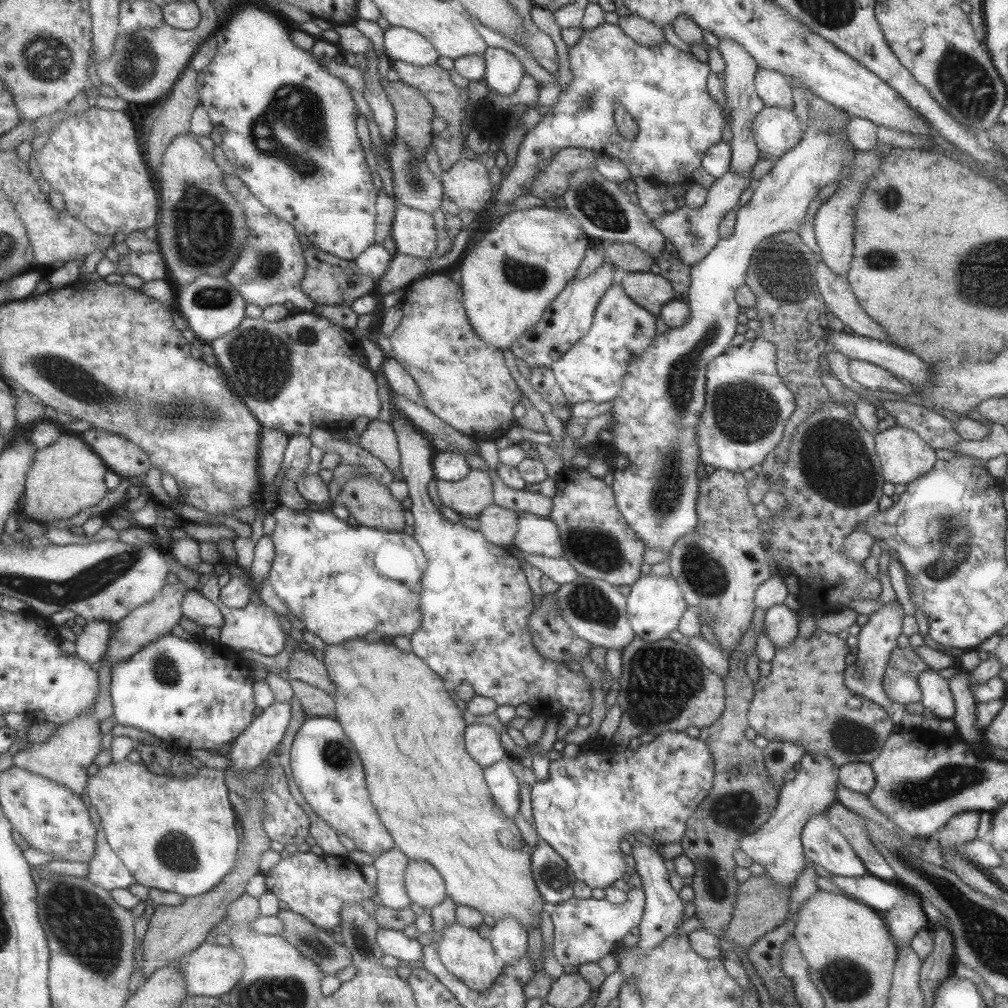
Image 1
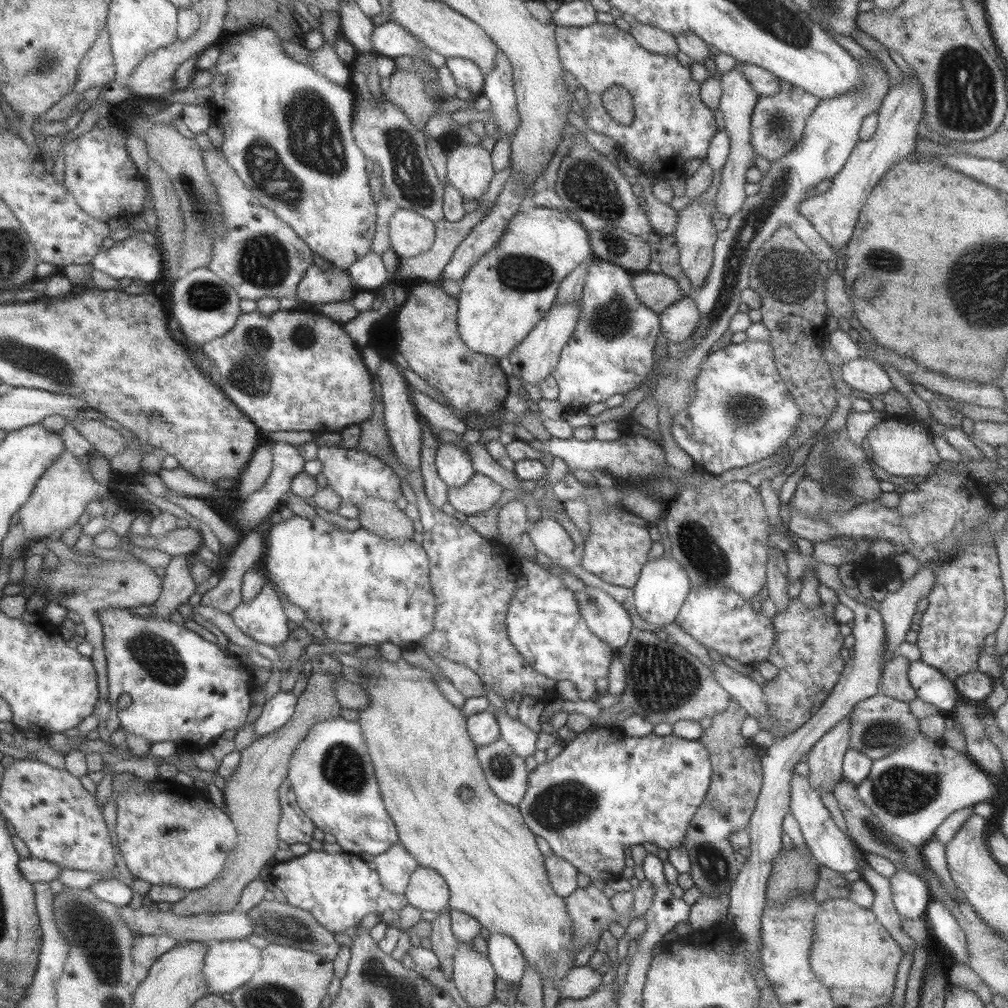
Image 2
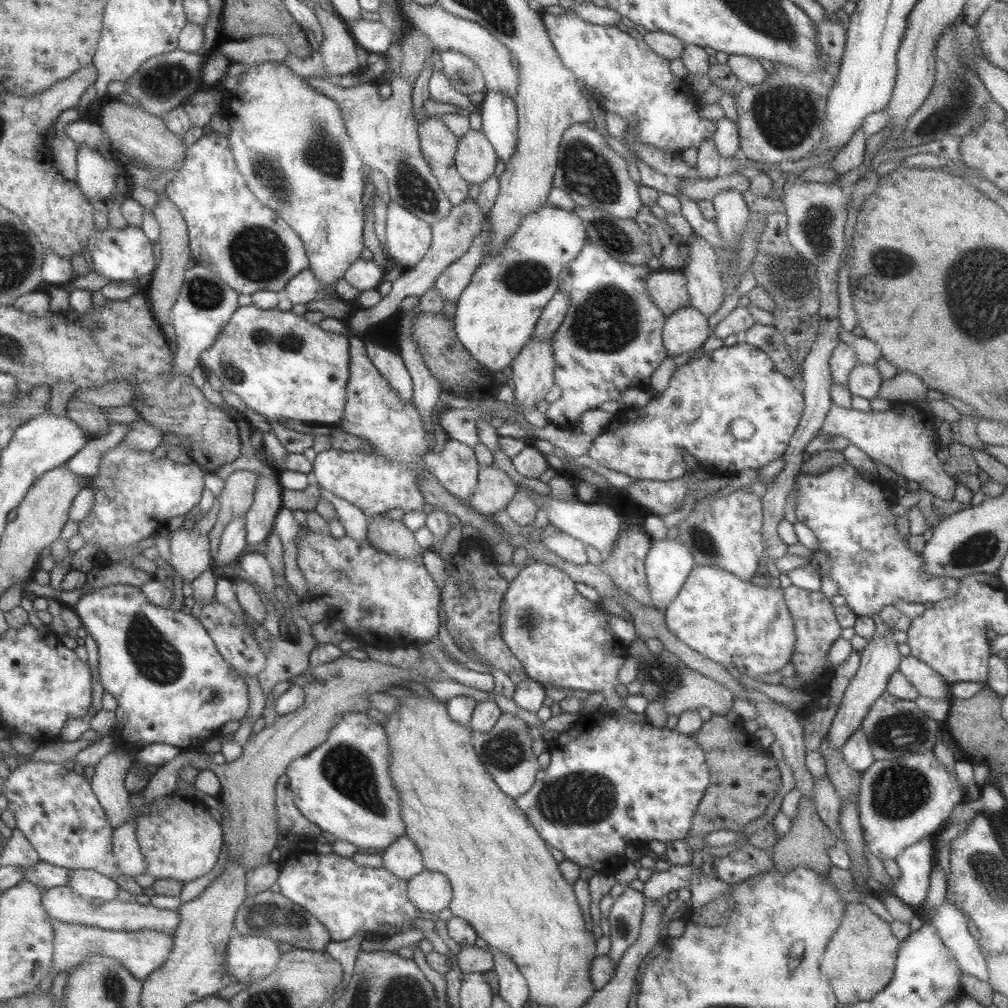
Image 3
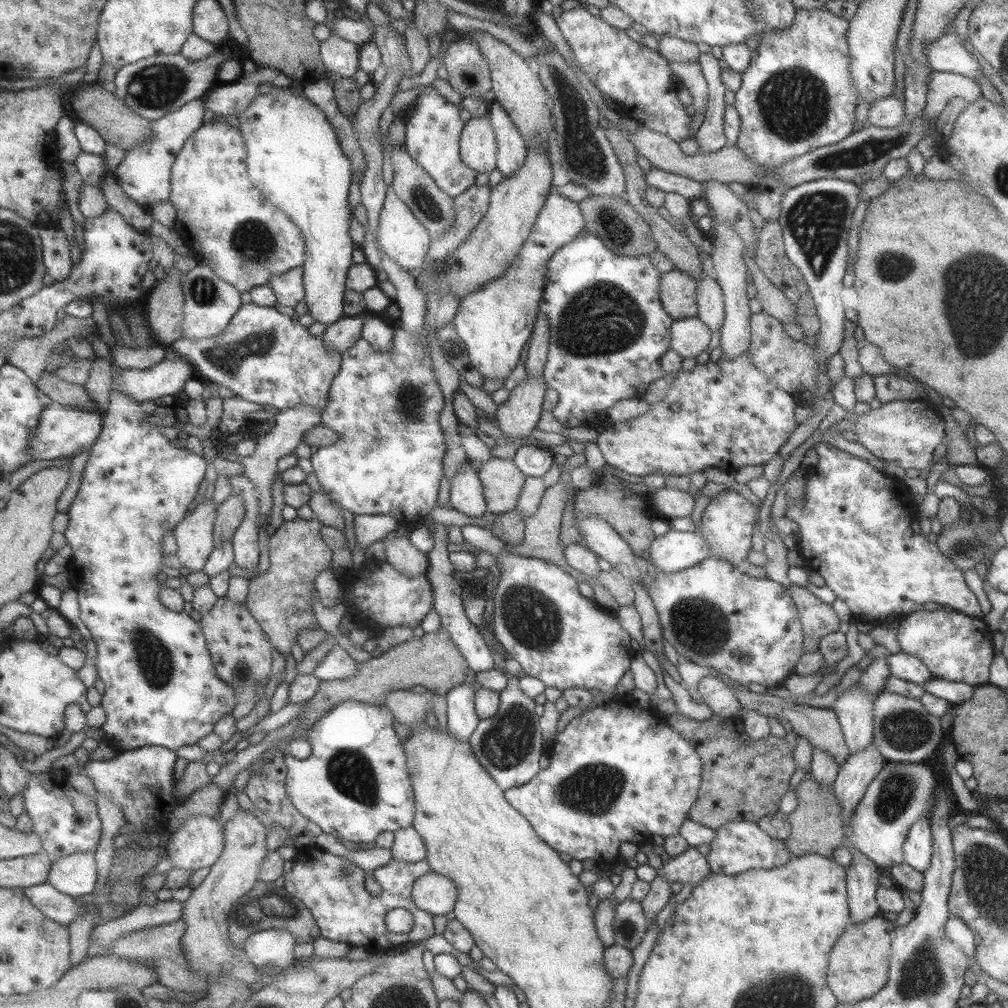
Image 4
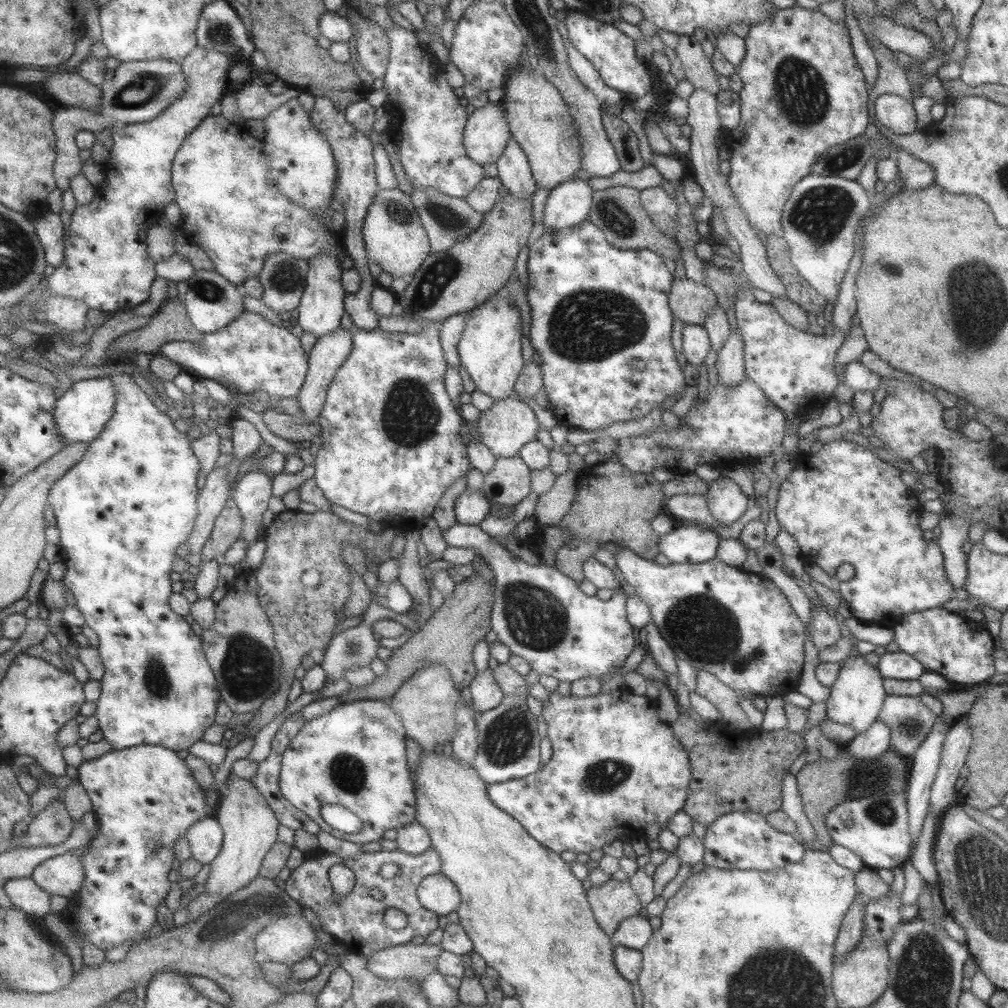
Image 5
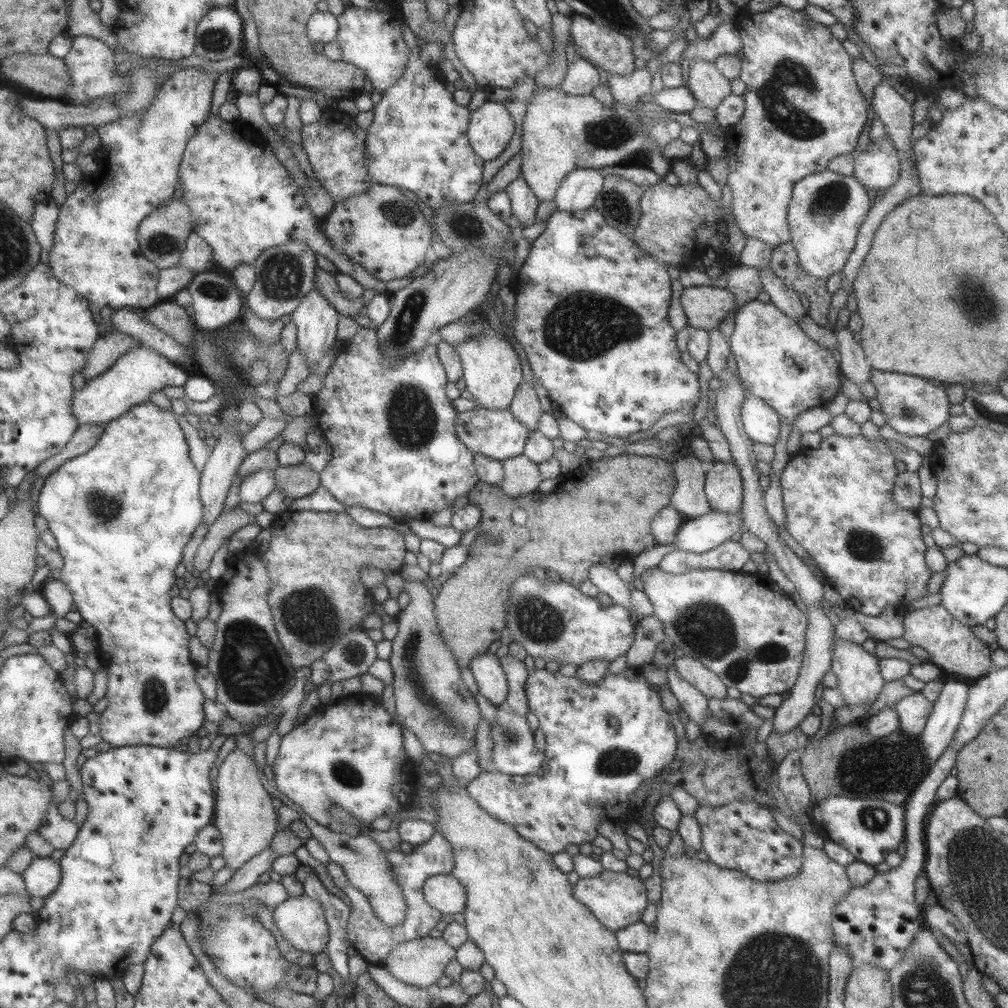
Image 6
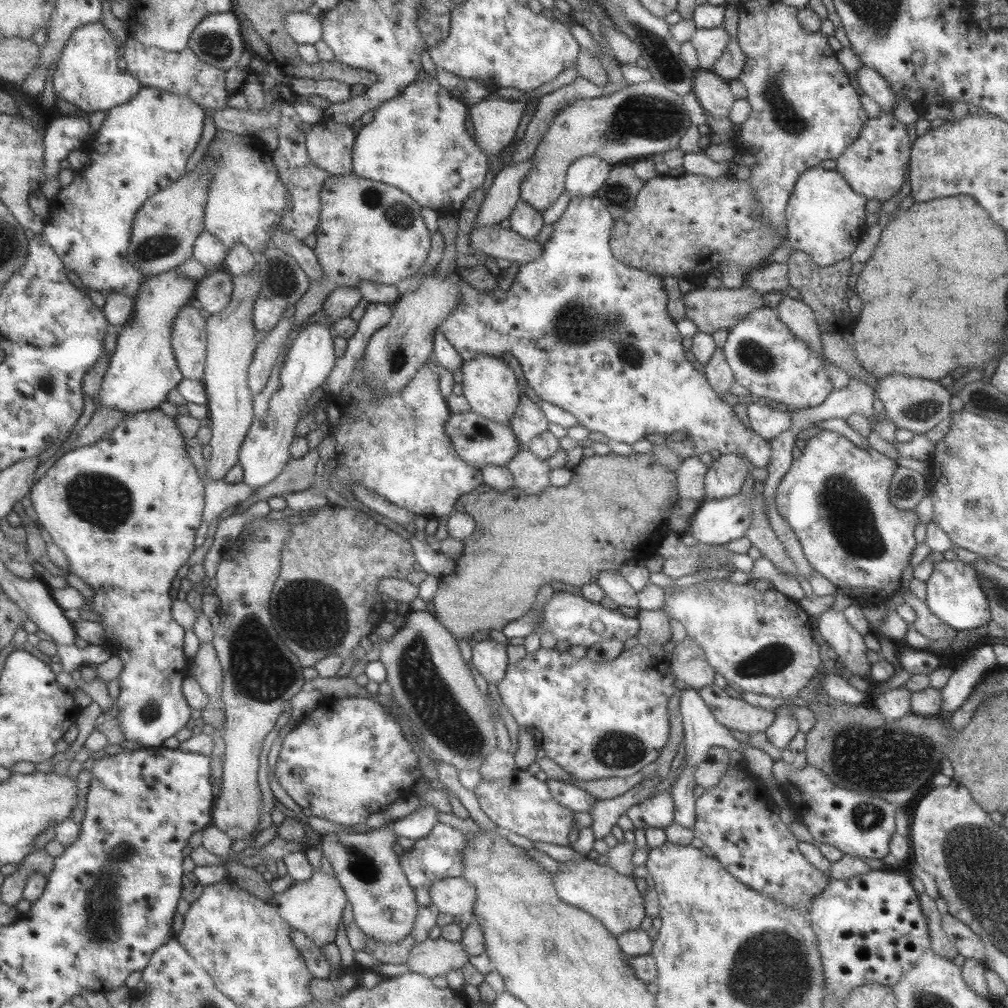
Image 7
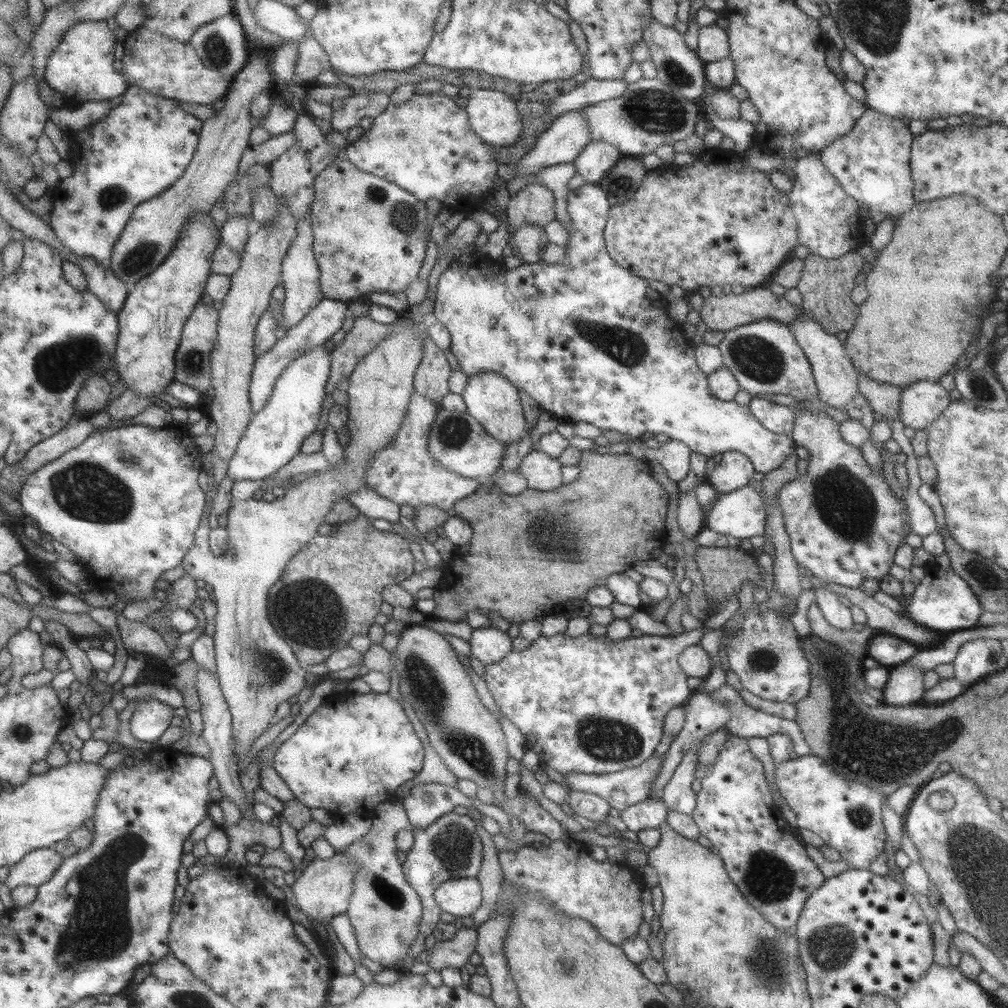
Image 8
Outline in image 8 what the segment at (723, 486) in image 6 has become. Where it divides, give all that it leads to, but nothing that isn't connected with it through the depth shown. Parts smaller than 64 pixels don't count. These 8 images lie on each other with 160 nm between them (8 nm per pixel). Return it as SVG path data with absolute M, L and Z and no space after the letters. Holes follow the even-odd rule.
M728 450L720 454L719 465L713 467L709 476L705 477L705 482L722 494L728 493L747 485L755 471L751 461L744 454Z

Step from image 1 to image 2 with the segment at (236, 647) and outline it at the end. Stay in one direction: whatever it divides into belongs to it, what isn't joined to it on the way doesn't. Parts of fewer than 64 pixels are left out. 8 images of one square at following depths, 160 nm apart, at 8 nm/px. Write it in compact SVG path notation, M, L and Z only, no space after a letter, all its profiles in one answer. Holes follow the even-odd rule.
M265 572L259 594L249 603L239 604L229 616L245 636L257 643L273 646L285 642L290 632L287 629L288 620L279 604L280 598L279 590Z

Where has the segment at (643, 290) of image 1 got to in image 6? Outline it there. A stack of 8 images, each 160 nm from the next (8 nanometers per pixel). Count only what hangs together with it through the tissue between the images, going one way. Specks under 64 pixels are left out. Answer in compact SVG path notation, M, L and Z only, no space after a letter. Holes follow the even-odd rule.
M713 285L683 288L679 301L687 326L706 331L718 327L734 310L733 293Z

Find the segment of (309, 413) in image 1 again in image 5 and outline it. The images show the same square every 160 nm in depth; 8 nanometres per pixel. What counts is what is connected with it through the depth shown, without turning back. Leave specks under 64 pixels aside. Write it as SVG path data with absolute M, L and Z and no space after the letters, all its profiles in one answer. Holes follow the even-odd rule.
M245 310L233 322L212 333L202 336L202 342L169 341L164 342L156 355L175 362L182 370L202 378L216 380L221 383L233 384L240 394L253 394L254 391L264 391L268 396L281 398L296 397L303 385L308 369L308 355L305 355L299 345L299 338L289 331L288 322L268 323L262 316Z

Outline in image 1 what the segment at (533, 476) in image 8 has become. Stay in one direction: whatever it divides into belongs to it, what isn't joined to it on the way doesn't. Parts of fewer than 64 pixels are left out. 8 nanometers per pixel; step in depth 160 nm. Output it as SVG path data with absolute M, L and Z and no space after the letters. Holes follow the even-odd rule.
M480 469L470 471L458 481L436 481L439 500L443 506L453 509L459 516L478 518L478 514L493 503L492 482Z

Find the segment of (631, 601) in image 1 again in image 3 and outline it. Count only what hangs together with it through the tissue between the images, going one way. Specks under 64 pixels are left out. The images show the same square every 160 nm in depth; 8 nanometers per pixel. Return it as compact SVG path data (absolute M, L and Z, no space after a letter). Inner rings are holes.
M652 540L648 548L644 571L649 594L647 607L655 610L667 608L677 596L681 583L693 568L694 560L688 546L680 540Z

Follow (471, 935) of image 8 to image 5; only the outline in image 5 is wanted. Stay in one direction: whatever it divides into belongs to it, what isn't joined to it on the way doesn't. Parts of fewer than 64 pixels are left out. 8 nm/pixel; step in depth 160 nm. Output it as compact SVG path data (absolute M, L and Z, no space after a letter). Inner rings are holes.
M405 943L374 952L367 958L366 967L370 973L385 980L414 978L422 981L436 971L437 957L442 951L440 943Z

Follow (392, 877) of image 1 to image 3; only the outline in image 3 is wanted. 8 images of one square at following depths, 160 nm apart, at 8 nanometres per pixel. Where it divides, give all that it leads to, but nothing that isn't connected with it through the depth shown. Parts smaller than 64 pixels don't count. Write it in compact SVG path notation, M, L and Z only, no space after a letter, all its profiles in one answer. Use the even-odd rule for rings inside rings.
M406 834L388 844L380 855L381 867L391 872L395 878L407 880L424 870L420 852Z

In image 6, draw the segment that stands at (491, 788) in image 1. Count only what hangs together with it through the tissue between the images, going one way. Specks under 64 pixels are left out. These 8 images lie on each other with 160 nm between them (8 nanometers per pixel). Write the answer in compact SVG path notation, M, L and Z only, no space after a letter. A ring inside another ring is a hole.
M505 704L497 705L496 710L496 717L489 724L489 736L493 742L492 763L494 770L492 771L508 775L520 774L521 776L540 772L545 754L535 749L534 734L529 729L525 717L513 714Z

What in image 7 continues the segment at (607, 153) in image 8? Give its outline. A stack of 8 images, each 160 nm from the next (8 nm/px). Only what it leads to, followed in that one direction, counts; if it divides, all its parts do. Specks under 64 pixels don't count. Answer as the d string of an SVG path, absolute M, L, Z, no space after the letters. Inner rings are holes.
M581 156L570 162L564 179L564 190L571 197L595 195L607 180L612 165L597 156Z

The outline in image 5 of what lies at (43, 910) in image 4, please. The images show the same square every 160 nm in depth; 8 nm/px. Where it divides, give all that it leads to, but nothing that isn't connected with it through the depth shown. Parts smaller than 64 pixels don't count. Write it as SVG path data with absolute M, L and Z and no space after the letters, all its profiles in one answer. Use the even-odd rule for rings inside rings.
M31 877L10 878L2 887L9 902L25 913L42 918L45 914L53 912L49 908L50 895L43 892Z

